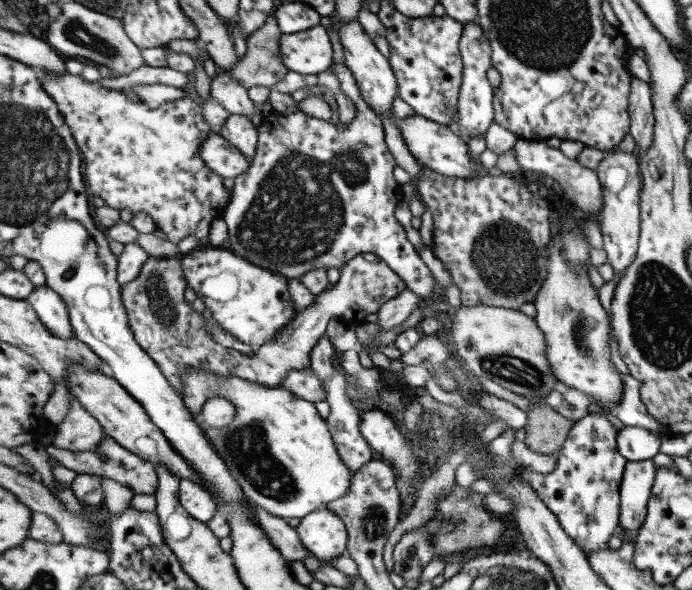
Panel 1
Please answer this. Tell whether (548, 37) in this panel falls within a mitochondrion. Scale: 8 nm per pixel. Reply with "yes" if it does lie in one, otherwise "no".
yes

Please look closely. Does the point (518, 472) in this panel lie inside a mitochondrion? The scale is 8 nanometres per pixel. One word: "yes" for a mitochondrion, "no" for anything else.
no

